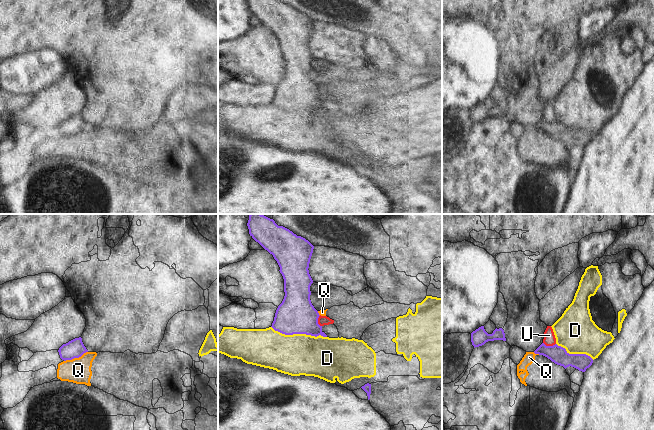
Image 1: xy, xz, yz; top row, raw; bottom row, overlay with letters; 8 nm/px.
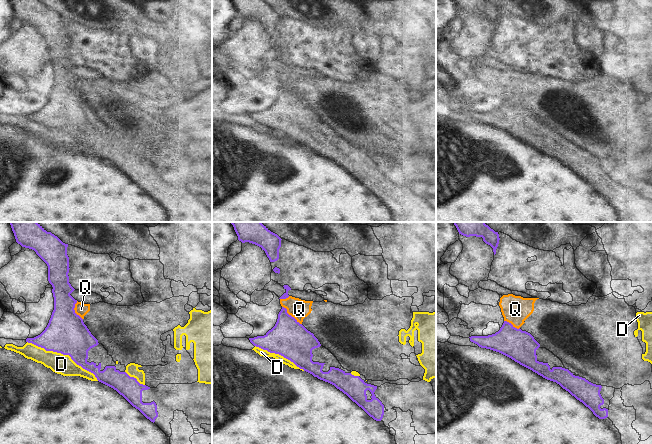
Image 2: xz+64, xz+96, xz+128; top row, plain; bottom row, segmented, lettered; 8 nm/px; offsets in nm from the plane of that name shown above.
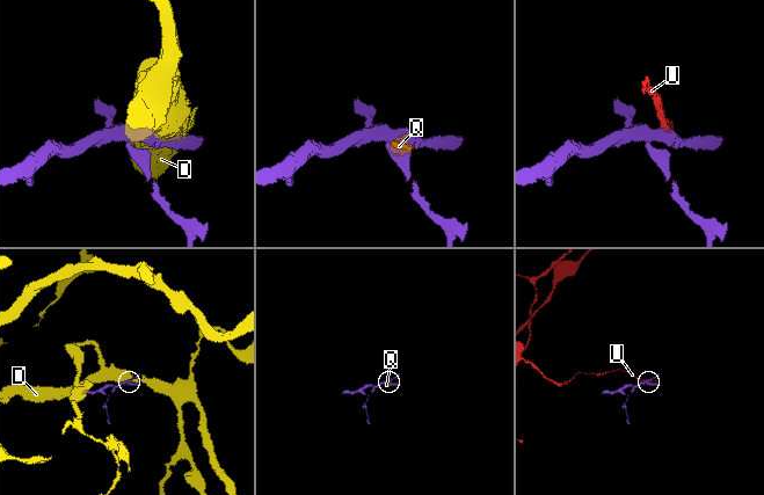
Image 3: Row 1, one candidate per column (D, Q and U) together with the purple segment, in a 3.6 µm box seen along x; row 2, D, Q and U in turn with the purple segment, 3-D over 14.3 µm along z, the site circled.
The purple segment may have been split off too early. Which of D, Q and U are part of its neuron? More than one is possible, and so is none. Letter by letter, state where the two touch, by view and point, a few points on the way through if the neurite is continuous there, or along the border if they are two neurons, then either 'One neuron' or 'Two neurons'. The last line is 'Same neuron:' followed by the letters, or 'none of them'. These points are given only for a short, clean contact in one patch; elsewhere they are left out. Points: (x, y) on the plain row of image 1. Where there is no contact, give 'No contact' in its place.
D: Touches purple at xz (299, 109). Two neurons
Q: Touches purple at xy (75, 133). Boundary: xy (87, 127), (78, 133), (64, 137). Two neurons
U: Touches purple at yz (549, 122). Boundary: yz (543, 118), (546, 121), (555, 120). Two neurons
Same neuron: none of them.

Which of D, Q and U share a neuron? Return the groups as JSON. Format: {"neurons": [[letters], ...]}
{"neurons": [["D"], ["Q"], ["U"]]}

